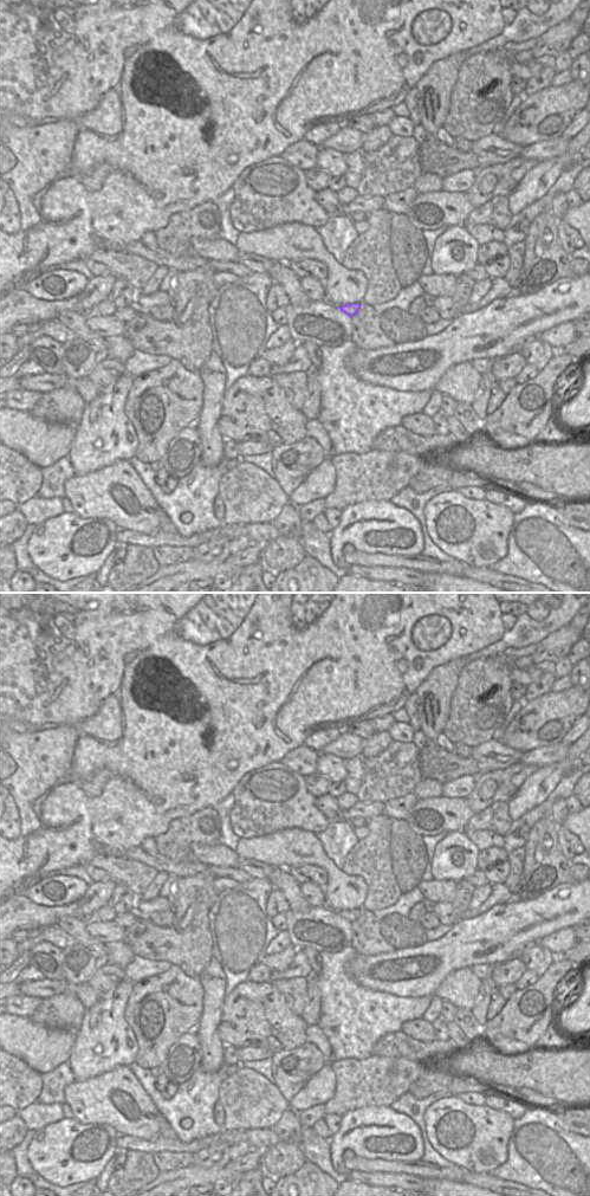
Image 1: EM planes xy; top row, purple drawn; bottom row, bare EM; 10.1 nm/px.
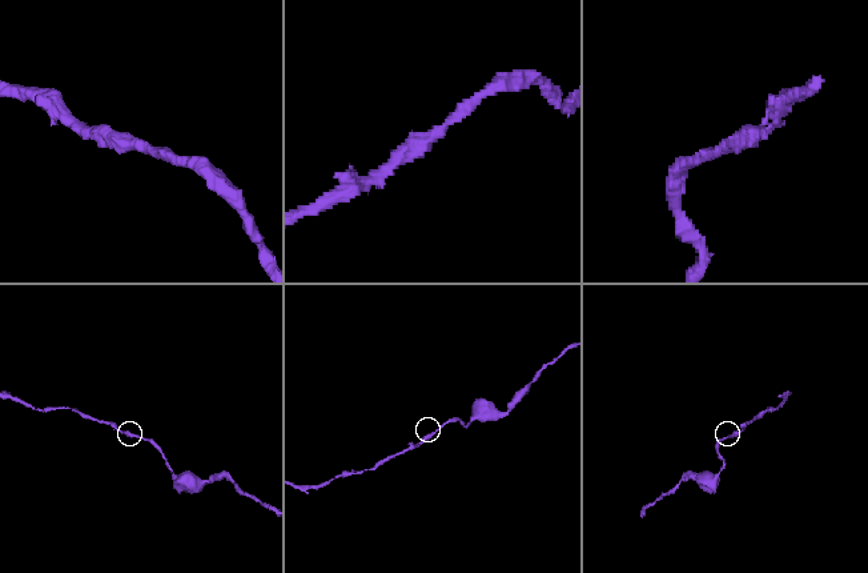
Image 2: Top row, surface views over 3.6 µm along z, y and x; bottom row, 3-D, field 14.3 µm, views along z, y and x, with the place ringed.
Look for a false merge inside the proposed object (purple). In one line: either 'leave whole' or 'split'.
leave whole

